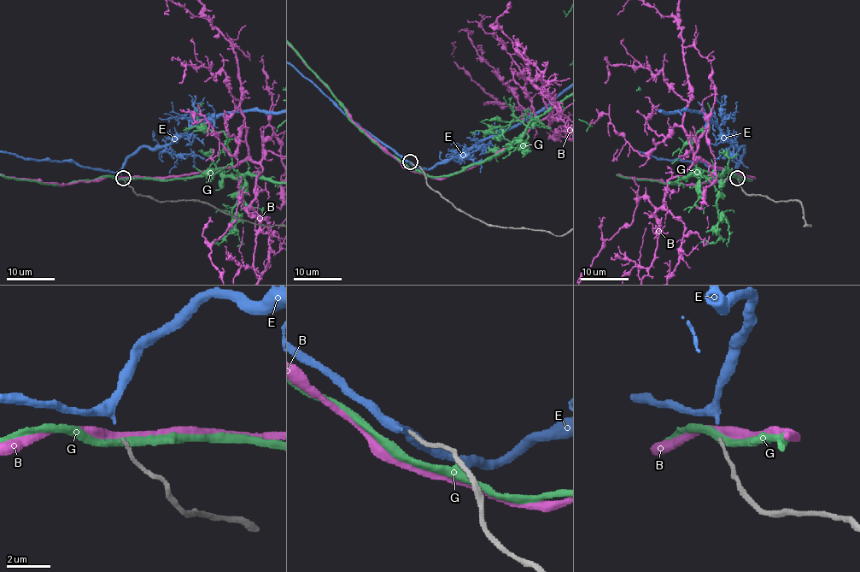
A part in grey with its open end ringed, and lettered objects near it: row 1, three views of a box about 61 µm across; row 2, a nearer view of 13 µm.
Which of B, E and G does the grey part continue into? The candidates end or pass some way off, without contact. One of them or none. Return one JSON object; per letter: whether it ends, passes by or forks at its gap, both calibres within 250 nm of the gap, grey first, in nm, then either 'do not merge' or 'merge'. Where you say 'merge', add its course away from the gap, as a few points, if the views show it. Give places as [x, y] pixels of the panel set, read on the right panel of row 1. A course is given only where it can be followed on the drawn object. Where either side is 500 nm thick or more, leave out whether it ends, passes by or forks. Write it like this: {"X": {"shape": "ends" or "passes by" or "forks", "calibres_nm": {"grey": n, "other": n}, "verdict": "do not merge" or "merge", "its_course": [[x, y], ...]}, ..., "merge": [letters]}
{"B": {"shape": "passes by", "calibres_nm": {"grey": 140, "other": 480}, "verdict": "do not merge"}, "E": {"shape": "passes by", "calibres_nm": {"grey": 140, "other": 280}, "verdict": "merge"}, "G": {"shape": "passes by", "calibres_nm": {"grey": 140, "other": 340}, "verdict": "do not merge"}, "merge": ["E"]}

